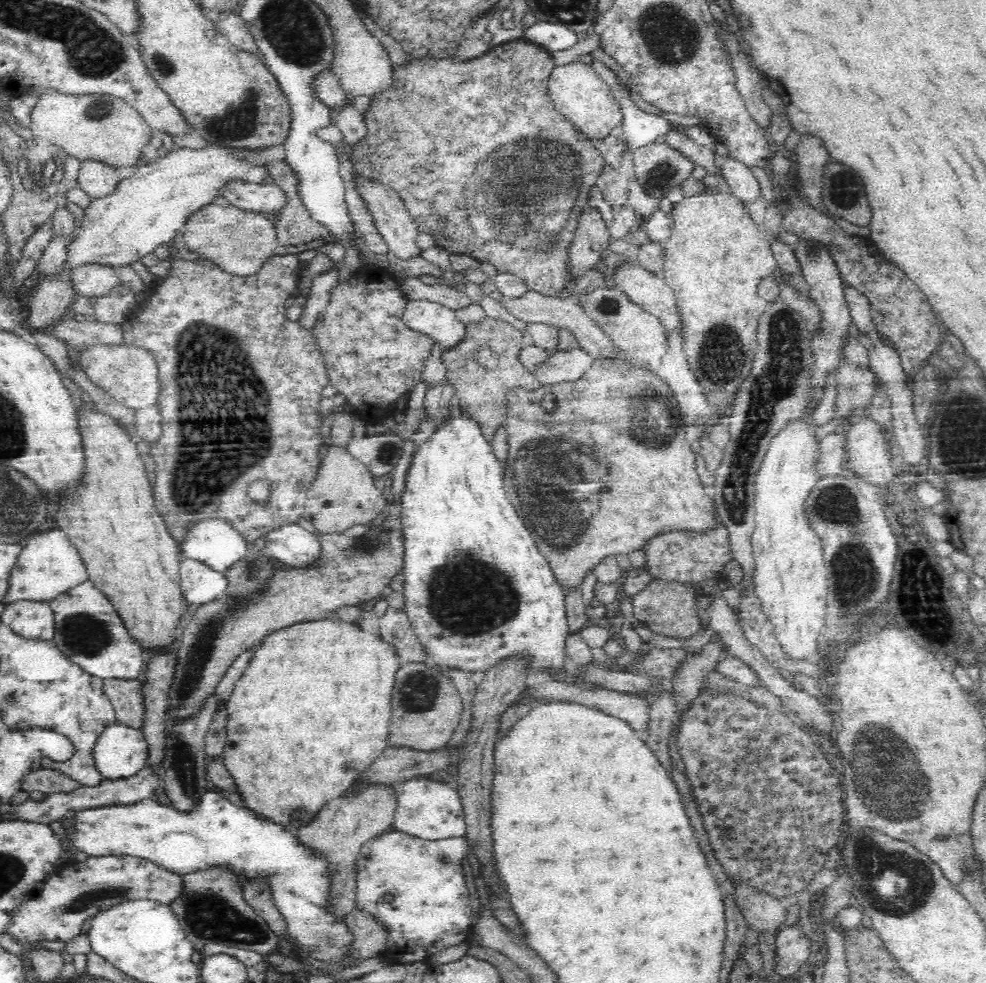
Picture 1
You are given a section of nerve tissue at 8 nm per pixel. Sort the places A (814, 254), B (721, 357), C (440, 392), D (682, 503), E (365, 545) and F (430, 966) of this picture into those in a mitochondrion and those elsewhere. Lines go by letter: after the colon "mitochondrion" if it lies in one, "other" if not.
A: mitochondrion
B: mitochondrion
C: other
D: other
E: mitochondrion
F: other

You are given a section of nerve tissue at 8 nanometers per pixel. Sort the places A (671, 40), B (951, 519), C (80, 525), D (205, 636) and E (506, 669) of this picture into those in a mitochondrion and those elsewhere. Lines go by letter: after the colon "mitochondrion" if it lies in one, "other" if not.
A: mitochondrion
B: other
C: other
D: mitochondrion
E: other

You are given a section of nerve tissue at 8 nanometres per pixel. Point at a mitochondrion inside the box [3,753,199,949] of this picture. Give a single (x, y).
(79, 903)

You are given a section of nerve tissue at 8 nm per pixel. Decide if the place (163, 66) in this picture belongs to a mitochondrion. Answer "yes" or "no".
yes

